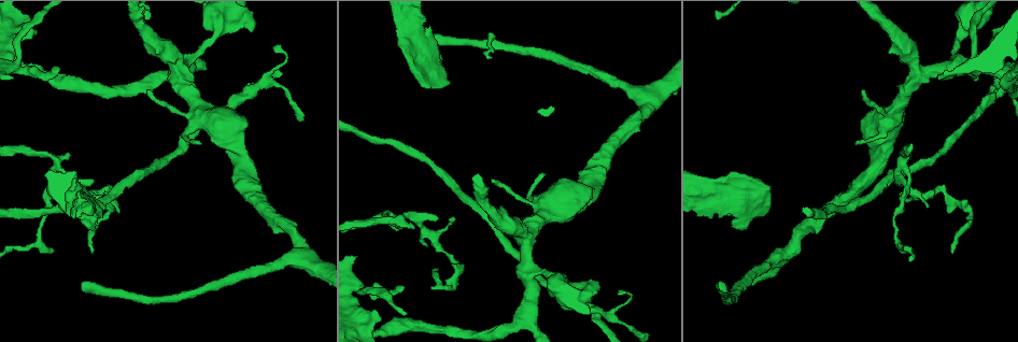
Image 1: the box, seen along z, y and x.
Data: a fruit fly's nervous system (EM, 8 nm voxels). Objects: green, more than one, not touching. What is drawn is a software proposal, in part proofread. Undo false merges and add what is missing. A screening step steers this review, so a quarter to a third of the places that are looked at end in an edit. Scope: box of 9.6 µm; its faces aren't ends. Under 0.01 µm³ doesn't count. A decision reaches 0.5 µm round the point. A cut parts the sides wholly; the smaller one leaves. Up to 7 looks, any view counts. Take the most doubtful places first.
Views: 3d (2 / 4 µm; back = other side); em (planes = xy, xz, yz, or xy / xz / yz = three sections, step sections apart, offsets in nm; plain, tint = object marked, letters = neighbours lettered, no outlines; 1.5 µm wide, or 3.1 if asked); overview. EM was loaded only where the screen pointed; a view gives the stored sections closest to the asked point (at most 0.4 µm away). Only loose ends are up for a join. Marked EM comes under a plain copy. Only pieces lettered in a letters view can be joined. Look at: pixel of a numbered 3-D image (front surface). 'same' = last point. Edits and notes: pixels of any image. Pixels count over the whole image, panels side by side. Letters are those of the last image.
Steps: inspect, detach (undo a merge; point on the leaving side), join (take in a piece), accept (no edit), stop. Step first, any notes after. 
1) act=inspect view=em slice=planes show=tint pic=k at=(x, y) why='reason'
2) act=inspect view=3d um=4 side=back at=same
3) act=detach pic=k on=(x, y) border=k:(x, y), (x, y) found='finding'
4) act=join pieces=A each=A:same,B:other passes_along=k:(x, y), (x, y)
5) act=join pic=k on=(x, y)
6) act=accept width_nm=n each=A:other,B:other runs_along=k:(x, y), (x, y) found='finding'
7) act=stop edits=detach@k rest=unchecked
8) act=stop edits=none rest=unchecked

act=inspect view=3d um=2 pic=1 at=(354, 257)

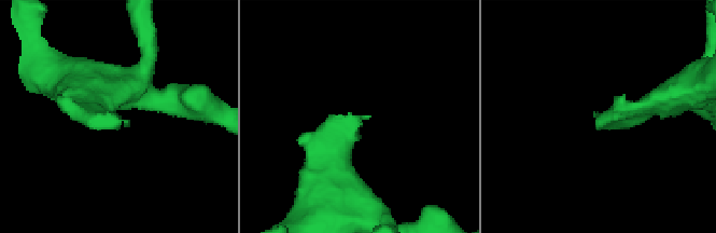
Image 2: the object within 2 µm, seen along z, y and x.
act=inspect view=em slice=planes show=letters pic=2 at=(368, 116)

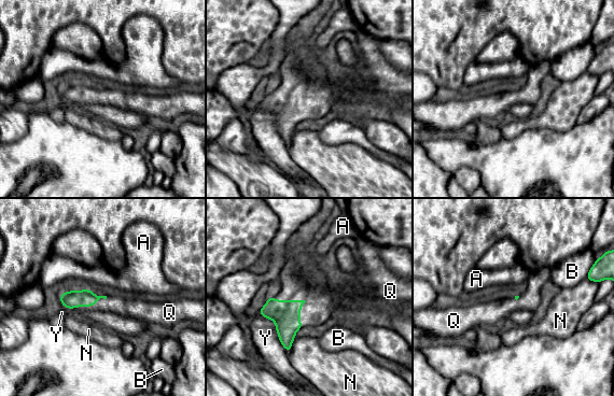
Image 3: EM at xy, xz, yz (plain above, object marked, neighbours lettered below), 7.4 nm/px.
act=accept longest_contact=Y:380nm each=A:other,B:other,N:other,Q:other,Y:other border=3:(270, 295), (303, 299), (303, 325) found='no lettered piece goes on from it'

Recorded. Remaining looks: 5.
act=inspect view=em slice=planes show=tint pic=1 at=(411, 68) why='branch stops here'

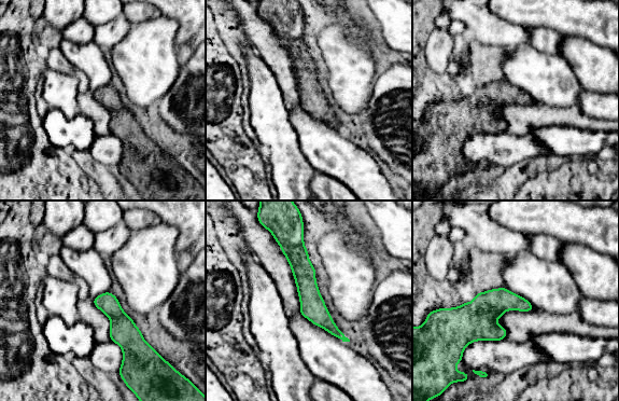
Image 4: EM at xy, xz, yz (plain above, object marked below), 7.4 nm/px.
act=inspect view=em slice=planes show=letters at=same why='see the neighbours'

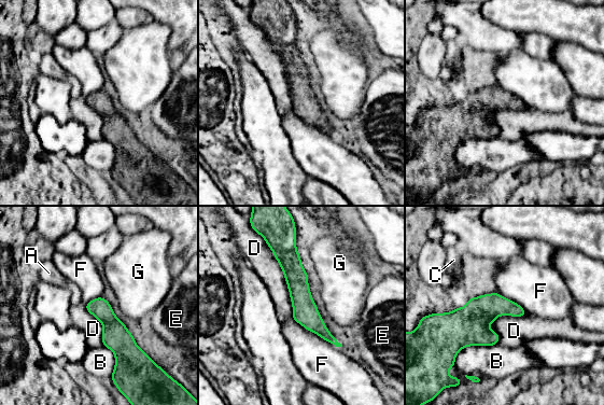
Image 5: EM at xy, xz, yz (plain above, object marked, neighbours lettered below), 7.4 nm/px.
act=accept width_nm=150 each=A:other,B:other,C:other,D:other,E:other,F:other,G:other runs_along=5:(290, 252), (304, 310), (333, 340) found='none of them fits'

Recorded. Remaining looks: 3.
act=inspect view=3d um=4 pic=1 at=(249, 93) why='branch point'

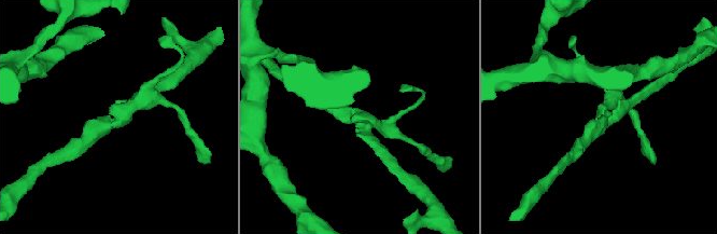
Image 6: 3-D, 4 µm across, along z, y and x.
act=inspect view=em slice=planes show=letters pic=6 at=(601, 114) arms=3 arm_widths_nm=190,200,220 why='now the EM'

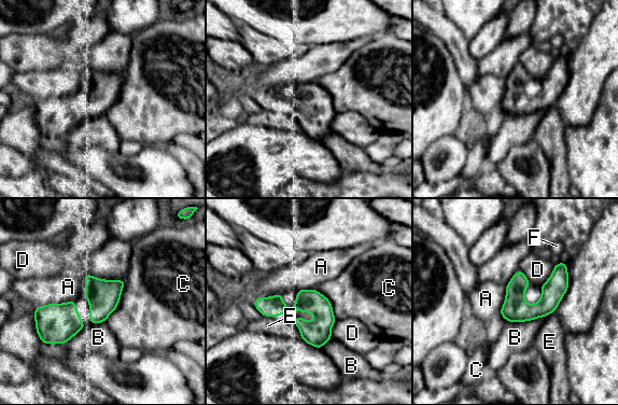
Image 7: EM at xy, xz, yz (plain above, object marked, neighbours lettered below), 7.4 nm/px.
act=accept each=A:other,B:other,C:other,D:other,E:other,F:other border=7:(74, 301), (37, 307) found='continuous, no second neuron'

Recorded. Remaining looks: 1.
act=stop edits=none rest=unchecked

